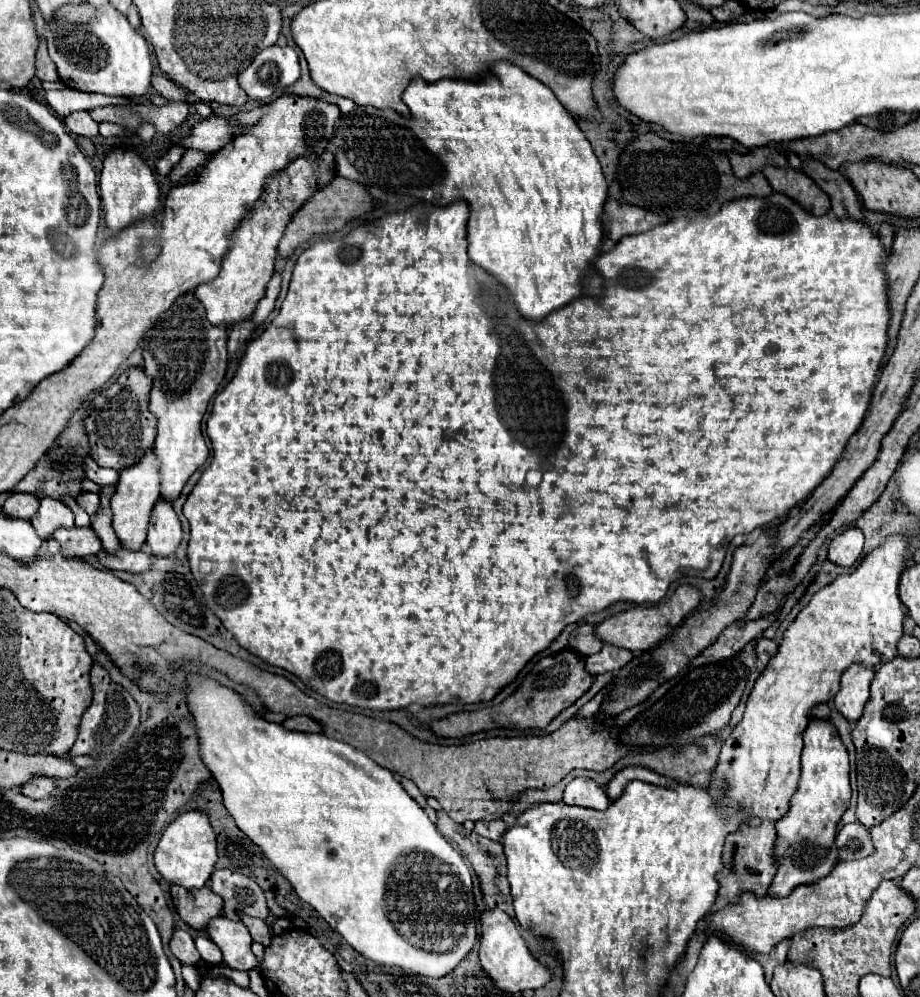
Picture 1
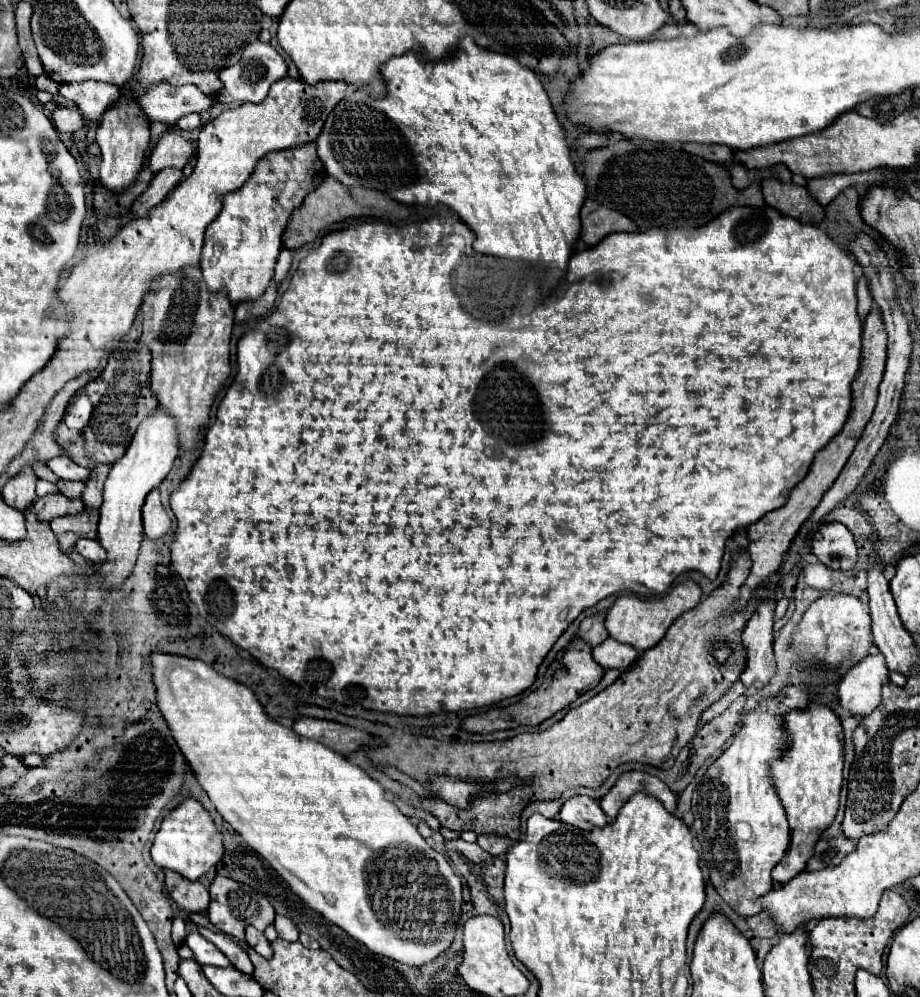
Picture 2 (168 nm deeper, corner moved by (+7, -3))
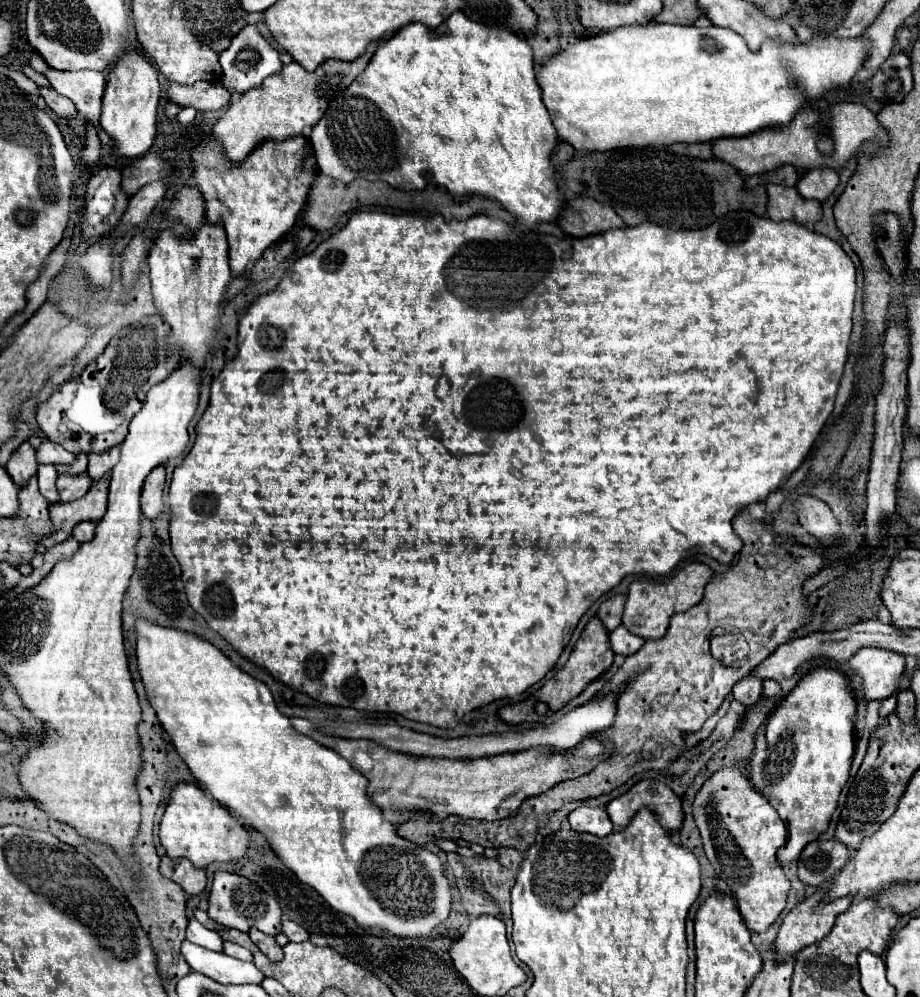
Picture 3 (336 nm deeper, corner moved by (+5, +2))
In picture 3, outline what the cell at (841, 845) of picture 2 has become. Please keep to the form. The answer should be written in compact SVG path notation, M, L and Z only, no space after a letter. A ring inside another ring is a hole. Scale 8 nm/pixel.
M814 840L810 842L798 860L798 876L806 886L818 886L846 864L850 850L838 840Z

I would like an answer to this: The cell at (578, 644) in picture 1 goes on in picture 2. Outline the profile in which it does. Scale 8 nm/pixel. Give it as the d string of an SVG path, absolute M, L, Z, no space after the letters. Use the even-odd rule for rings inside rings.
M606 613L590 615L590 617L586 617L586 619L582 621L582 625L580 625L580 629L578 629L578 635L580 635L582 639L586 639L592 647L600 645L600 643L608 637L608 631L606 631L606 627L604 627L604 617L606 617Z

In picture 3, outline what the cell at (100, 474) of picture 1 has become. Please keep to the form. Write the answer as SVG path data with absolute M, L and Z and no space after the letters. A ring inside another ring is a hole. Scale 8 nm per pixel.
M50 440L40 444L36 458L40 464L72 464L76 460L74 454L66 452L62 446L58 446L56 442L50 442Z

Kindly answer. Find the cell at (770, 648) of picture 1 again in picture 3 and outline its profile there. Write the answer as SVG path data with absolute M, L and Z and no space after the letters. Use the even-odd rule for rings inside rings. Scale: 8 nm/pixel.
M748 676L748 678L742 678L734 690L732 690L732 696L742 702L742 704L754 704L760 696L762 696L762 678L758 676Z

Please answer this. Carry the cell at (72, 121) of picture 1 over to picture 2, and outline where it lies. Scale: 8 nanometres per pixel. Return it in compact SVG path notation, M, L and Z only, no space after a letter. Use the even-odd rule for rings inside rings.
M58 107L52 111L52 121L56 125L58 131L62 133L74 133L78 129L82 129L84 121L78 109L68 109L68 107Z

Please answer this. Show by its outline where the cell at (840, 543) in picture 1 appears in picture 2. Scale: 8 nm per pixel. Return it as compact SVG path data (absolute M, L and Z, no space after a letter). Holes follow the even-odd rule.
M822 523L810 533L812 553L832 569L852 569L858 549L852 533L842 523Z

